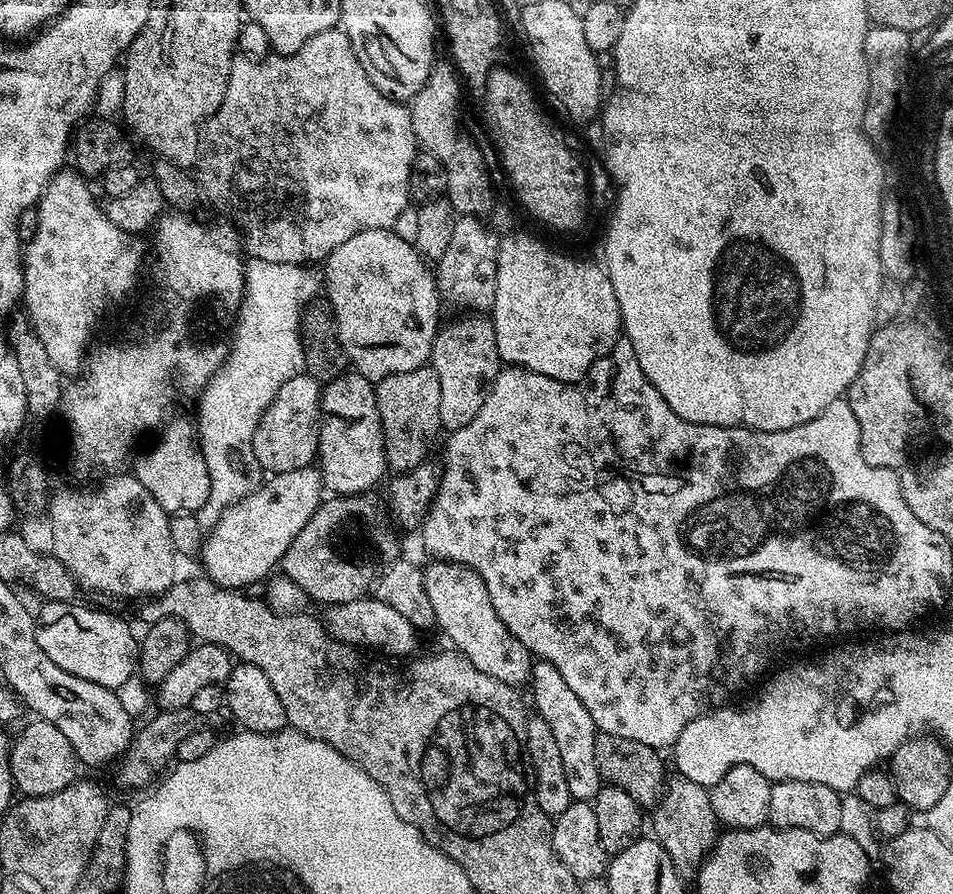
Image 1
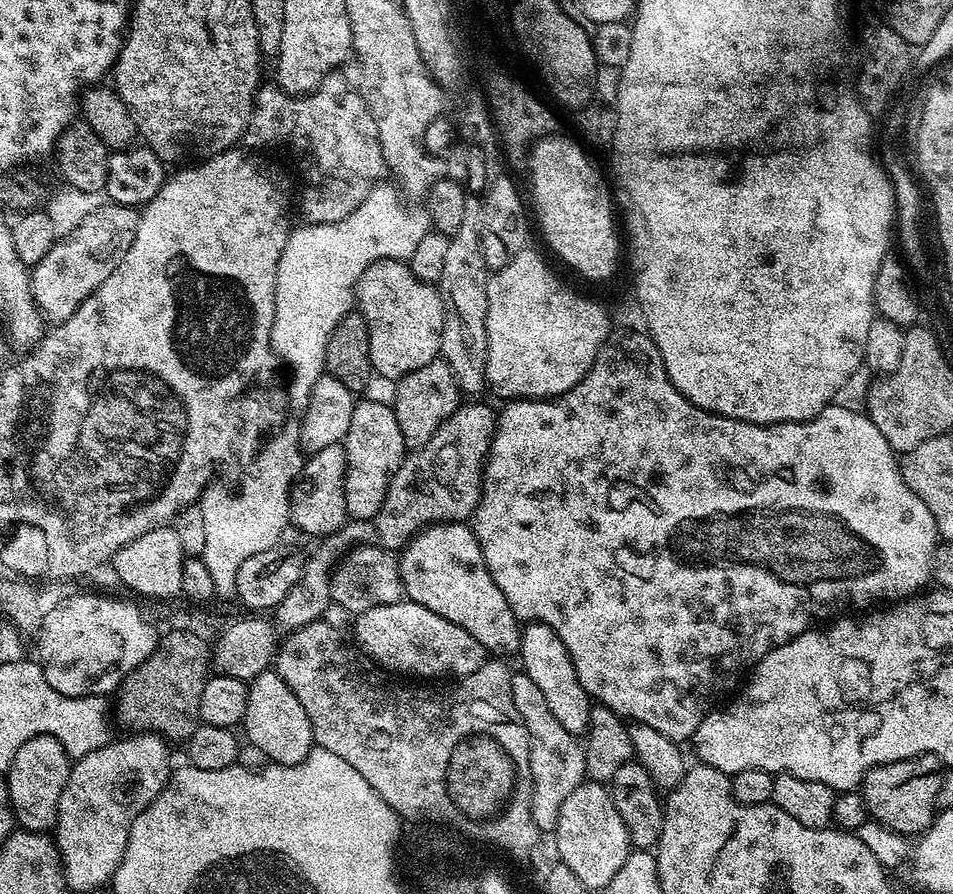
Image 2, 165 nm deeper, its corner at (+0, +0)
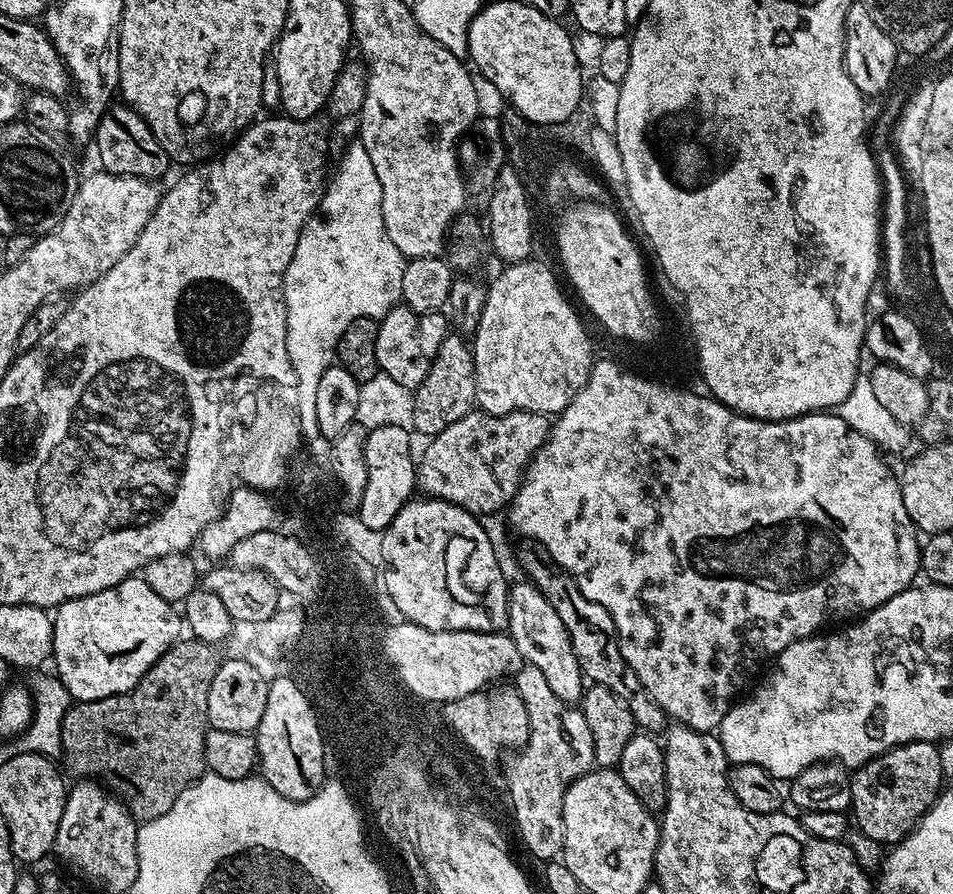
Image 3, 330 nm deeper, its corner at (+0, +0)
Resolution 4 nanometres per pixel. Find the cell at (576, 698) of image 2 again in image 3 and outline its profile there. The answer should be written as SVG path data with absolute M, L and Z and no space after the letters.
M531 582L523 583L513 583L508 590L507 635L511 636L514 646L518 646L521 661L530 666L538 666L538 671L546 678L550 690L554 690L554 694L558 694L558 698L567 704L576 704L583 697L586 677L578 666L578 658L574 658L570 634L566 634L566 626L562 626L558 610L546 602L542 590L538 590Z

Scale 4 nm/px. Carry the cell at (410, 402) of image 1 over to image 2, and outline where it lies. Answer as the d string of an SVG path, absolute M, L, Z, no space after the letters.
M443 358L426 362L410 374L395 381L396 397L390 400L394 414L398 418L398 430L402 430L405 449L421 448L434 438L438 426L449 420L462 403L462 393L456 384L454 370Z

